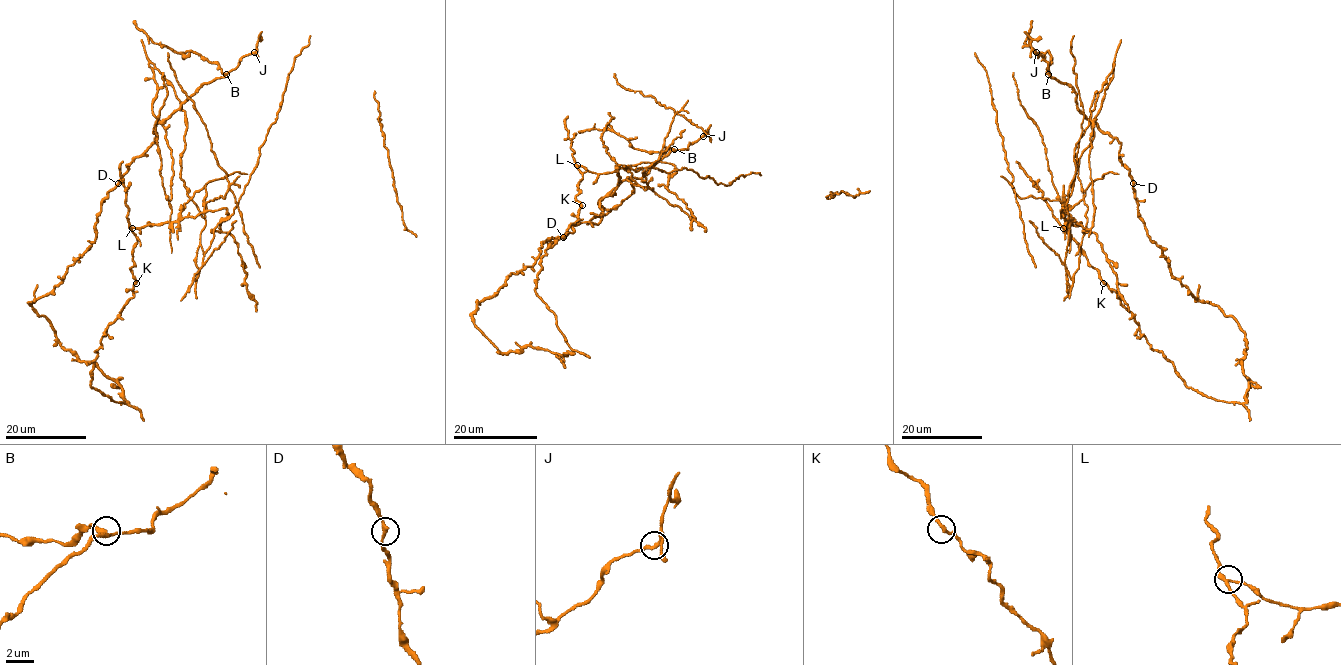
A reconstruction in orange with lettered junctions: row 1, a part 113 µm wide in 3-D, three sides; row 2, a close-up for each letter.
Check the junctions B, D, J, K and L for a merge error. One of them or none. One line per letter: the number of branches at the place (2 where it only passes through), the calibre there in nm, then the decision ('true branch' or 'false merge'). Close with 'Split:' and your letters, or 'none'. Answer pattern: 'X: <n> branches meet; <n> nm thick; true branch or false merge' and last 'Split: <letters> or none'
B: 3 branches meet; 280 nm thick; true branch
D: 2 branches meet; 280 nm thick; true branch
J: 2 branches meet; 240 nm thick; true branch
K: 2 branches meet; 240 nm thick; true branch
L: 3 branches meet; 240 nm thick; false merge
Split: L

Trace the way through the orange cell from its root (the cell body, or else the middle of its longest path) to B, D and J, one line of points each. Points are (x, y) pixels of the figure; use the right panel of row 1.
B: (1061, 213), (1067, 222), (1063, 205), (1094, 130), (1077, 108), (1075, 91), (1048, 74)
D: (1061, 213), (1067, 222), (1063, 205), (1079, 157), (1093, 139), (1094, 123), (1121, 145), (1119, 160), (1133, 183)
J: (1061, 213), (1067, 222), (1063, 205), (1094, 130), (1077, 108), (1075, 91), (1051, 78), (1048, 62), (1036, 52)

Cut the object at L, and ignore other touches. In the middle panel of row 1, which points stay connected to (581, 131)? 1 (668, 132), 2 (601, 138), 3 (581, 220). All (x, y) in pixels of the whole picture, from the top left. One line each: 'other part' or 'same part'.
1: other part
2: other part
3: same part

